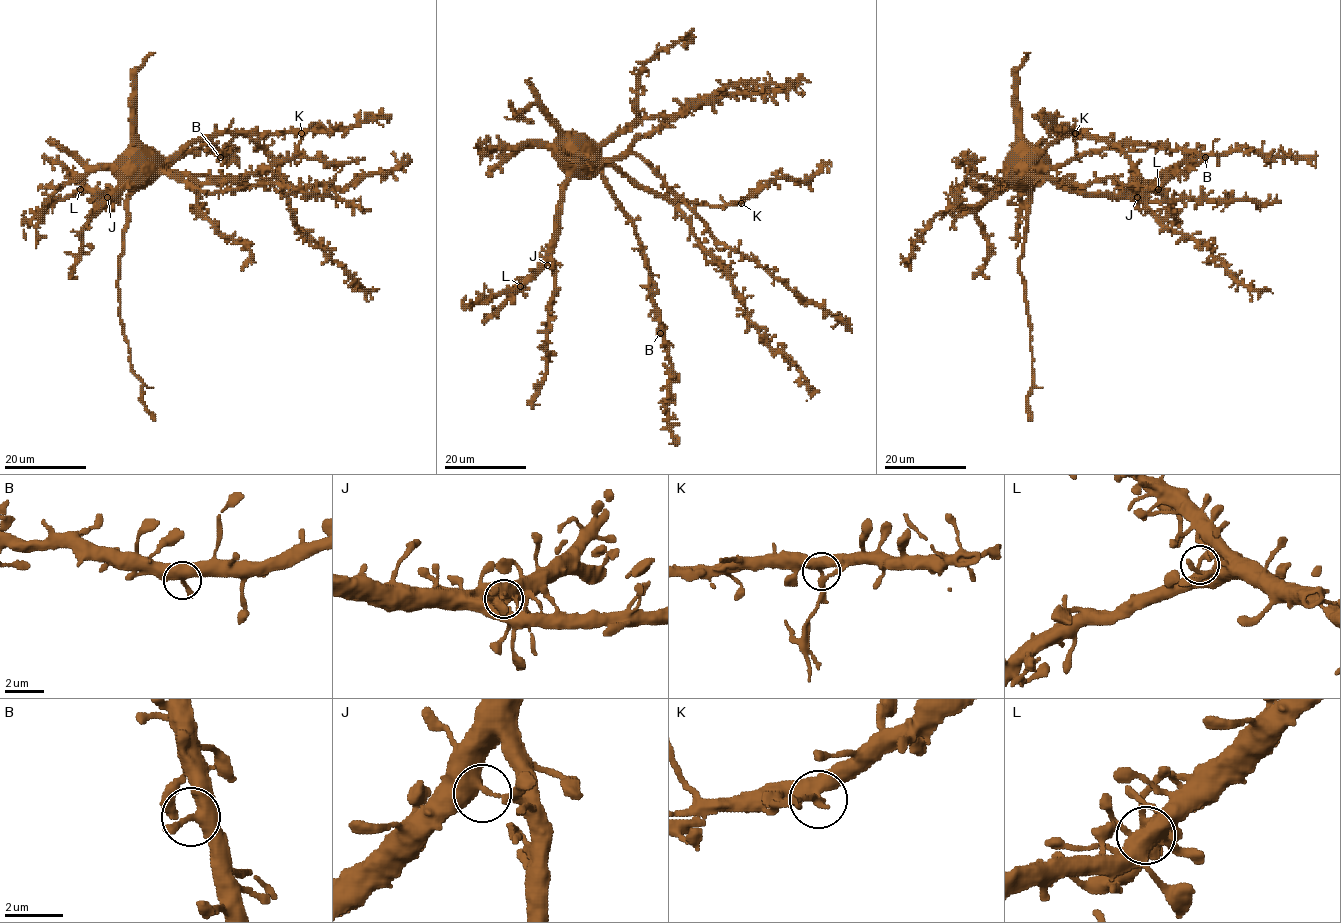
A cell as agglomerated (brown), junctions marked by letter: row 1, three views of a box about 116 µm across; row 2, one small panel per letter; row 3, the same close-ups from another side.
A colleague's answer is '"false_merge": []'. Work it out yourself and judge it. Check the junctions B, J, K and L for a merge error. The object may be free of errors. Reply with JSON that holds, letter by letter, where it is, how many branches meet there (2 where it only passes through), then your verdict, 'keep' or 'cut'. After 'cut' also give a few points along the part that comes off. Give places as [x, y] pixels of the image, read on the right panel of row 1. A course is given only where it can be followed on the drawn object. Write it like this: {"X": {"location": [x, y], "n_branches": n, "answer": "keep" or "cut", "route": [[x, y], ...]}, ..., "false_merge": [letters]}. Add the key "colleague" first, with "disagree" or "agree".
{"colleague": "disagree", "B": {"location": [1205, 157], "n_branches": 3, "answer": "keep"}, "J": {"location": [1137, 197], "n_branches": 3, "answer": "keep"}, "K": {"location": [1075, 133], "n_branches": 3, "answer": "cut", "route": [[1075, 133], [1075, 157]]}, "L": {"location": [1158, 189], "n_branches": 3, "answer": "keep"}, "false_merge": ["K"]}

